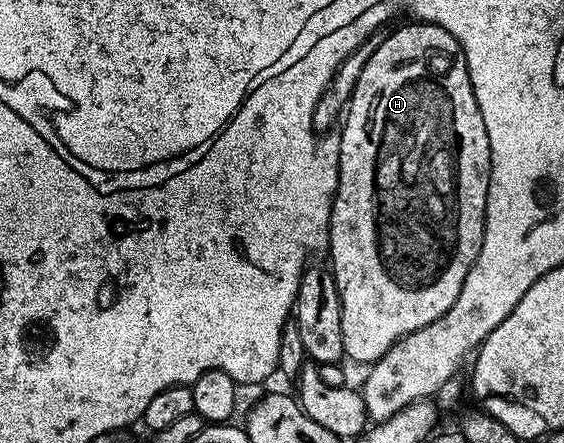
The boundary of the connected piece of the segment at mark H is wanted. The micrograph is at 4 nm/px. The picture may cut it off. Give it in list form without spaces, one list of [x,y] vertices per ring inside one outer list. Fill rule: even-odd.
[[[415,21],[414,26],[402,26],[389,31],[383,43],[372,53],[371,59],[356,80],[349,105],[344,111],[341,123],[342,134],[338,138],[338,191],[334,194],[334,207],[330,217],[329,269],[332,271],[342,305],[341,327],[343,329],[344,354],[354,362],[373,364],[388,352],[394,344],[410,333],[424,329],[439,320],[456,304],[460,288],[476,260],[482,247],[482,233],[486,227],[486,197],[490,187],[490,145],[476,96],[472,92],[470,73],[466,67],[466,57],[460,44],[444,28],[433,26],[431,22]]]

